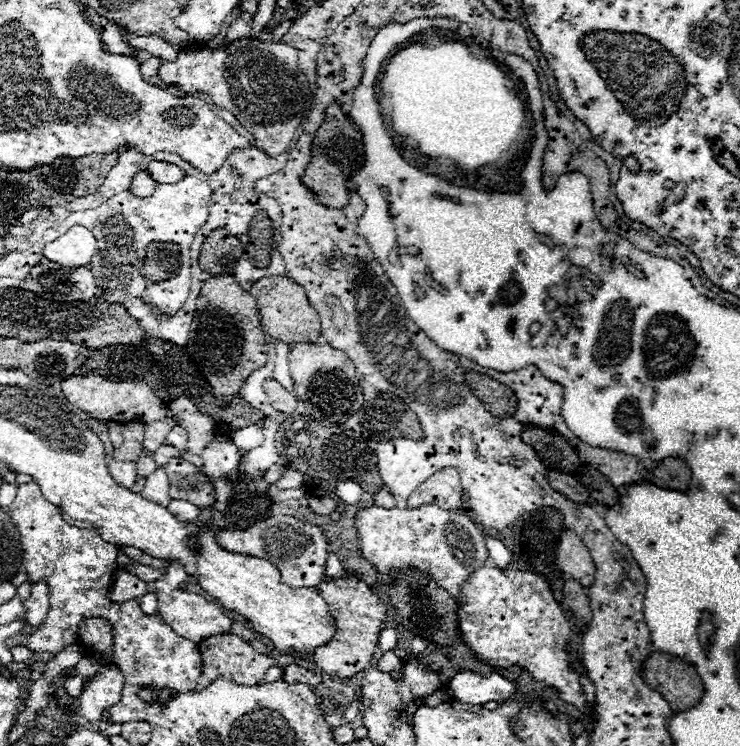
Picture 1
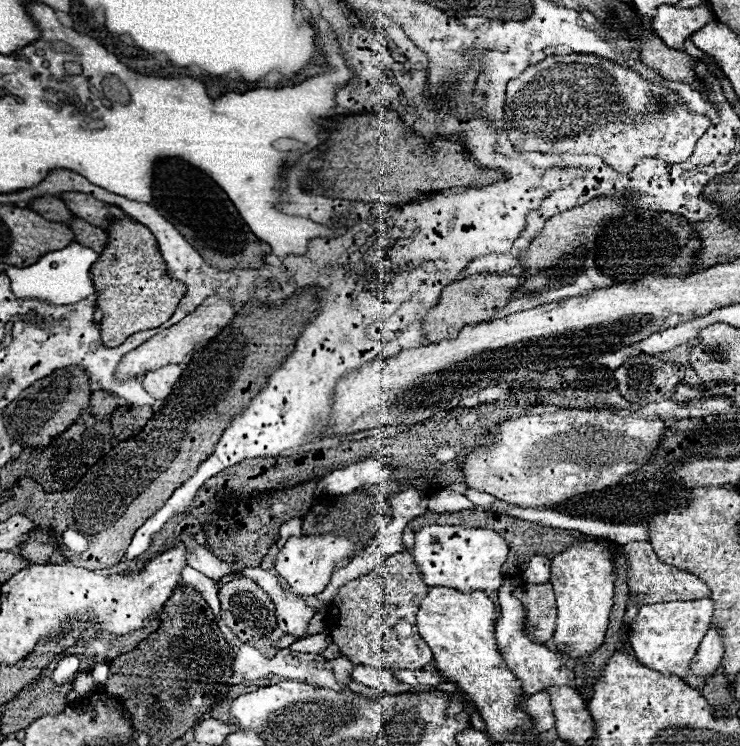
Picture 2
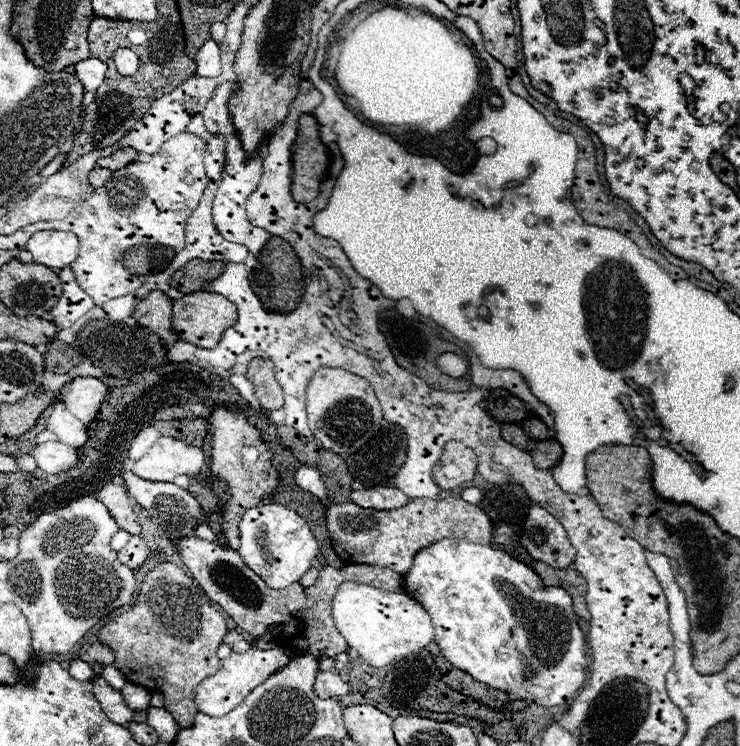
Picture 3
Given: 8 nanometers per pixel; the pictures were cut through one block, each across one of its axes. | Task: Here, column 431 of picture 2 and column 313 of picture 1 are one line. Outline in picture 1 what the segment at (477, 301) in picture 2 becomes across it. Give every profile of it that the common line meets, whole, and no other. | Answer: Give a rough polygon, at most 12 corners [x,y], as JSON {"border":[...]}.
{"border":[[286,276],[254,282],[266,336],[314,342],[320,320]]}

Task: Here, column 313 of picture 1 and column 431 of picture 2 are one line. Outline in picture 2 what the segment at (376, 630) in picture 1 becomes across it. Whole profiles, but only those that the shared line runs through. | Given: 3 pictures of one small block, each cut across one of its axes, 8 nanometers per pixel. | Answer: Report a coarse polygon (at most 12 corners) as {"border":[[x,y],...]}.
{"border":[[408,552],[340,588],[330,636],[354,664],[426,668],[428,594]]}

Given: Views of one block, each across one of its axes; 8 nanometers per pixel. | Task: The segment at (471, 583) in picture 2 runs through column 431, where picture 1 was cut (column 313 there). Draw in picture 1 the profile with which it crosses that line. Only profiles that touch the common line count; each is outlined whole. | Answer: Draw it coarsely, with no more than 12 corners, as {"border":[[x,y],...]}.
{"border":[[270,516],[220,530],[228,552],[258,556],[280,582],[312,588],[328,542],[318,526]]}

